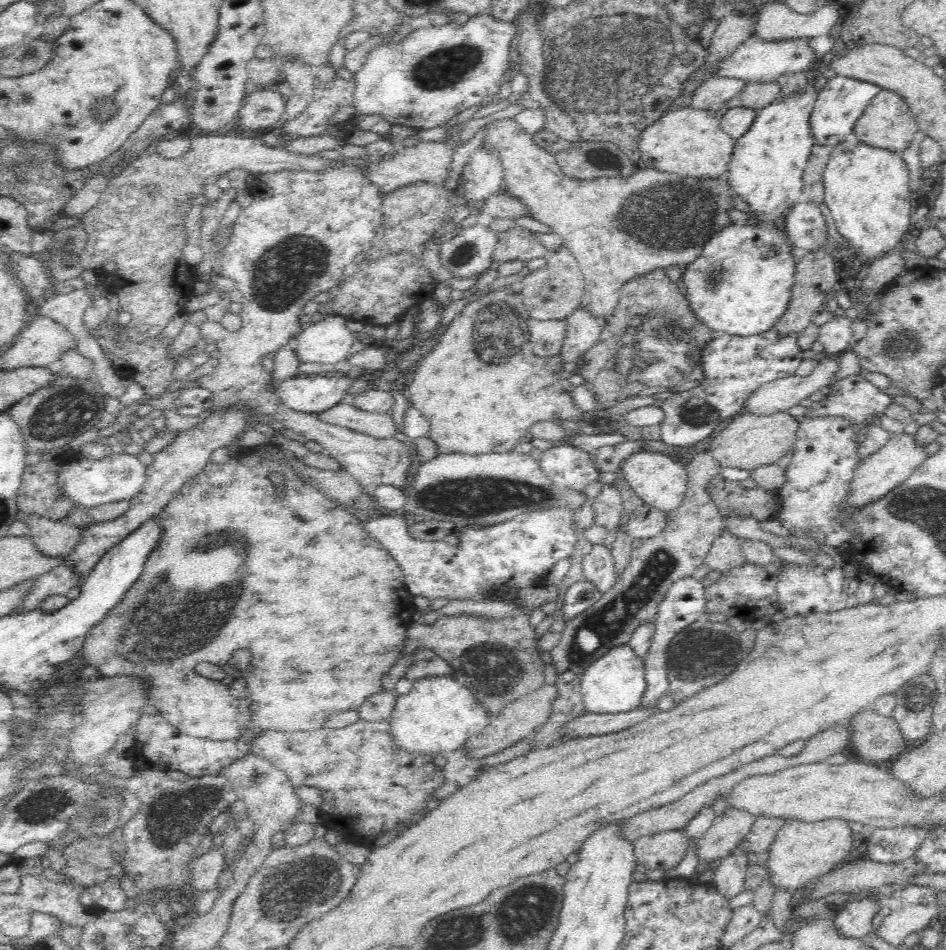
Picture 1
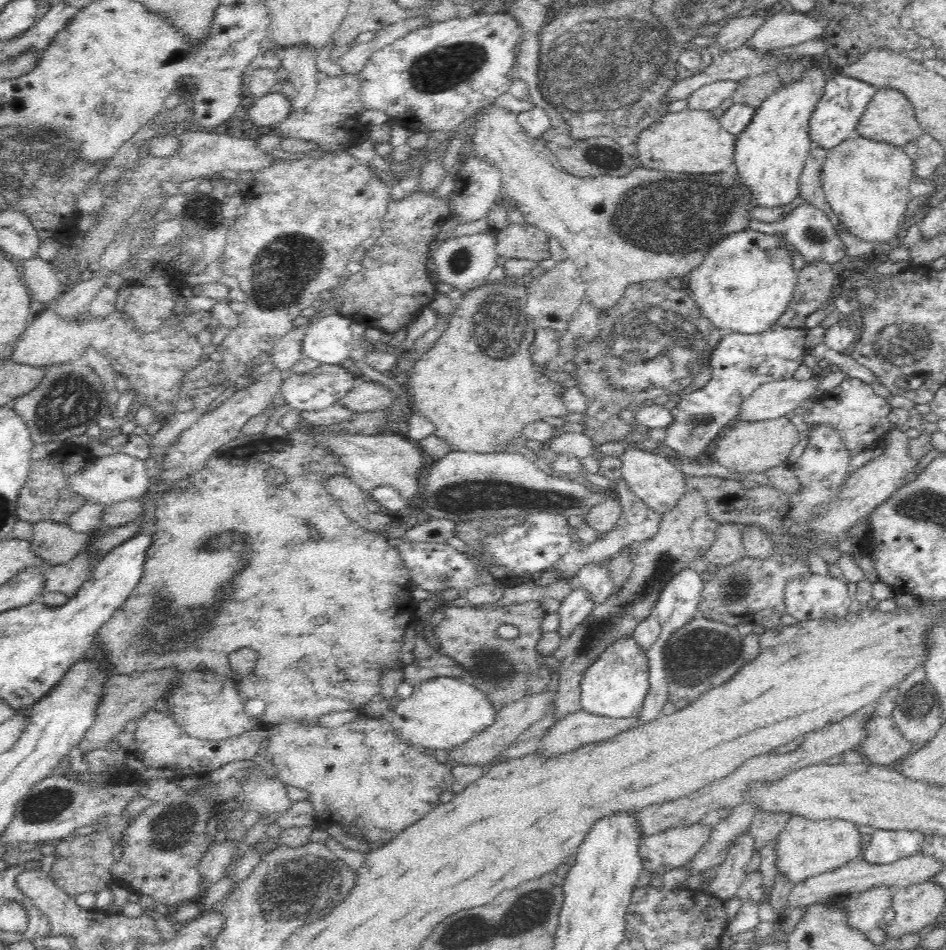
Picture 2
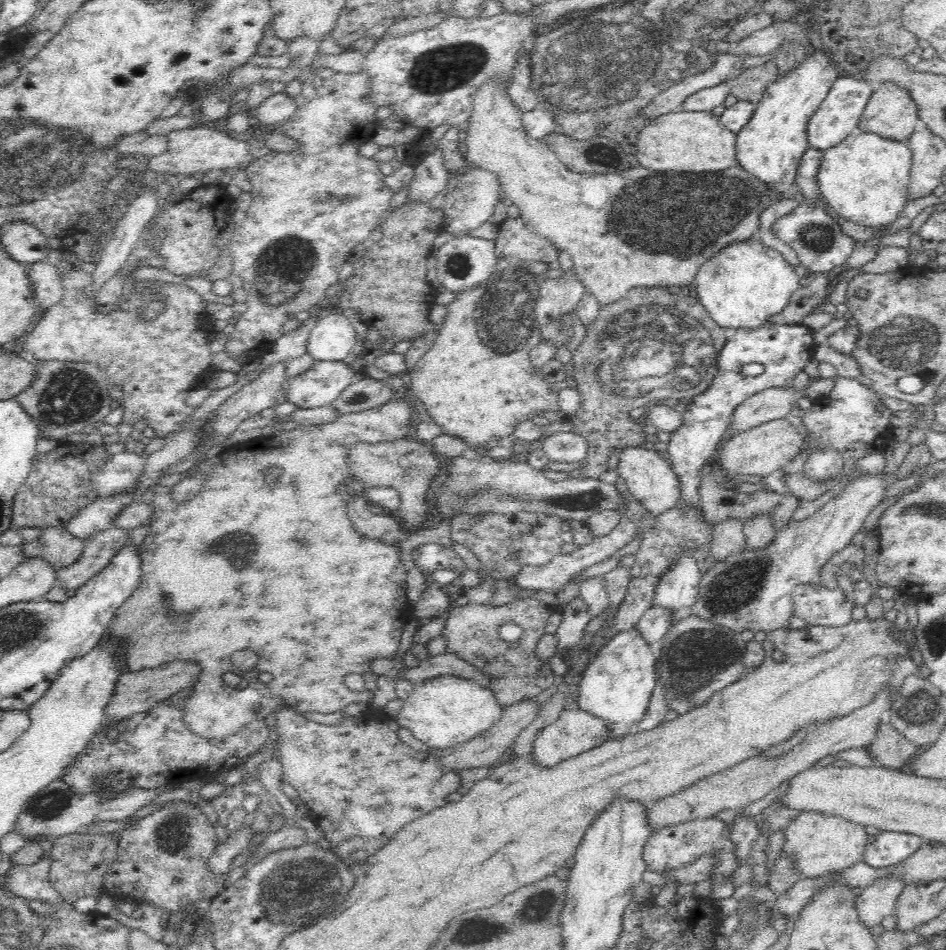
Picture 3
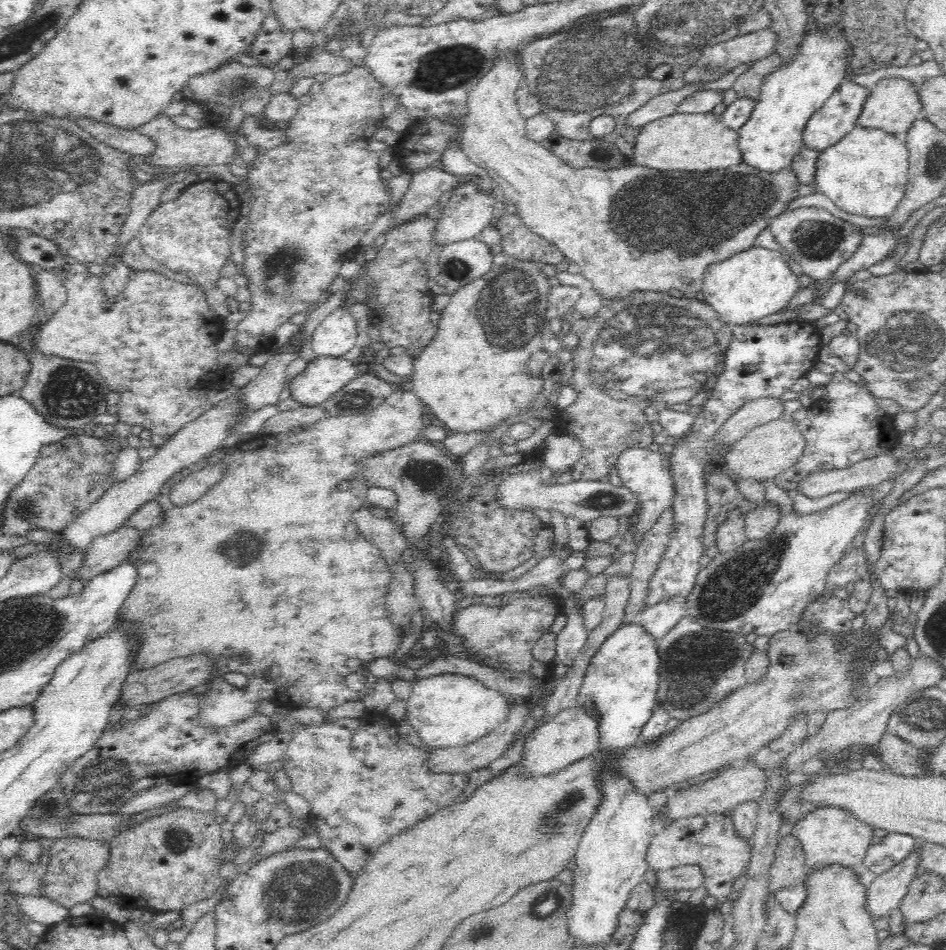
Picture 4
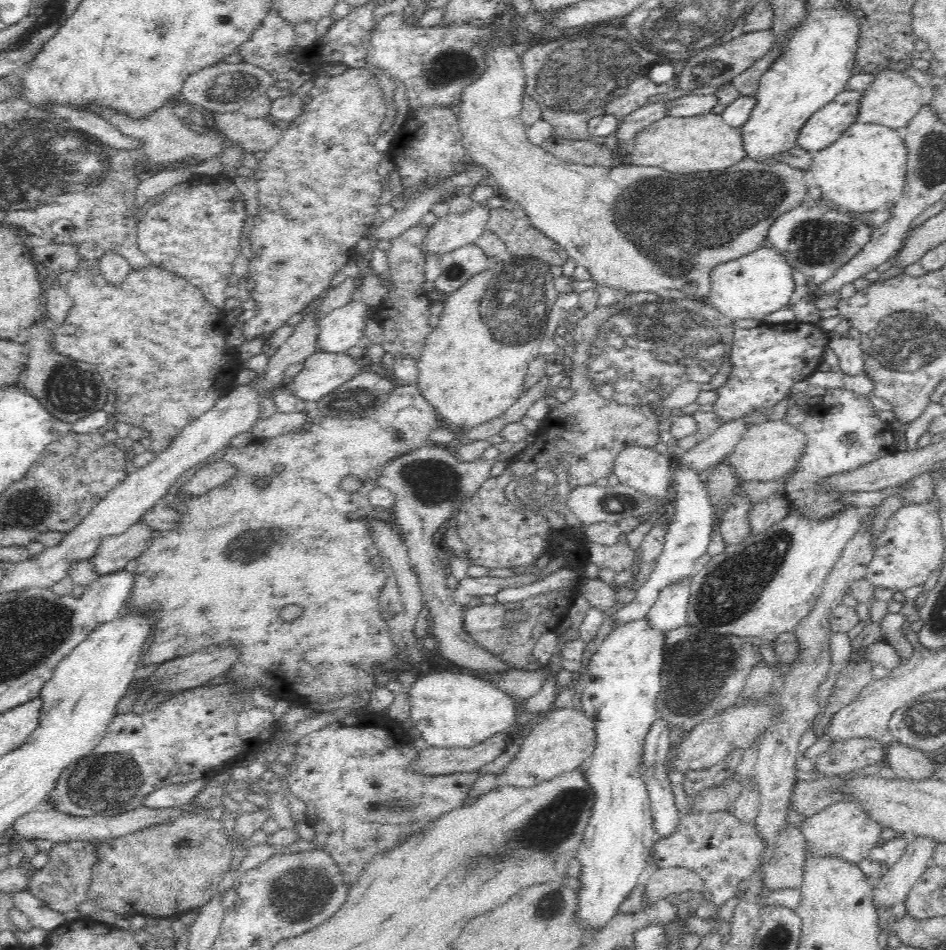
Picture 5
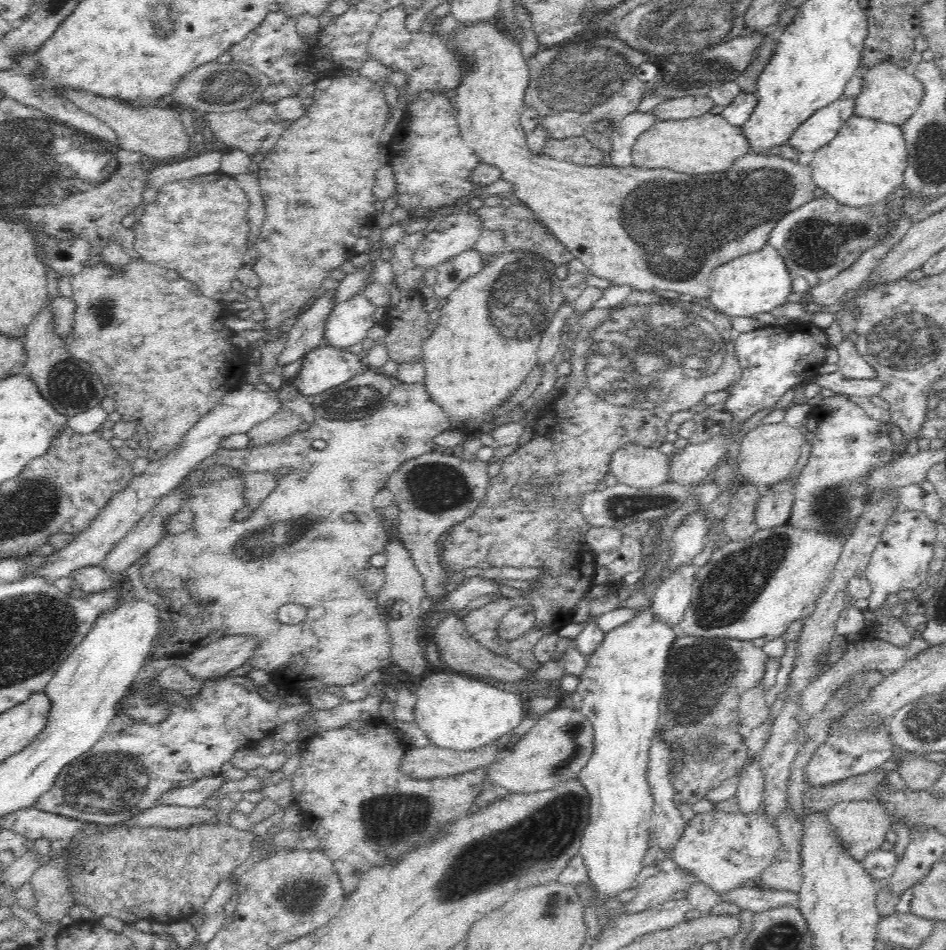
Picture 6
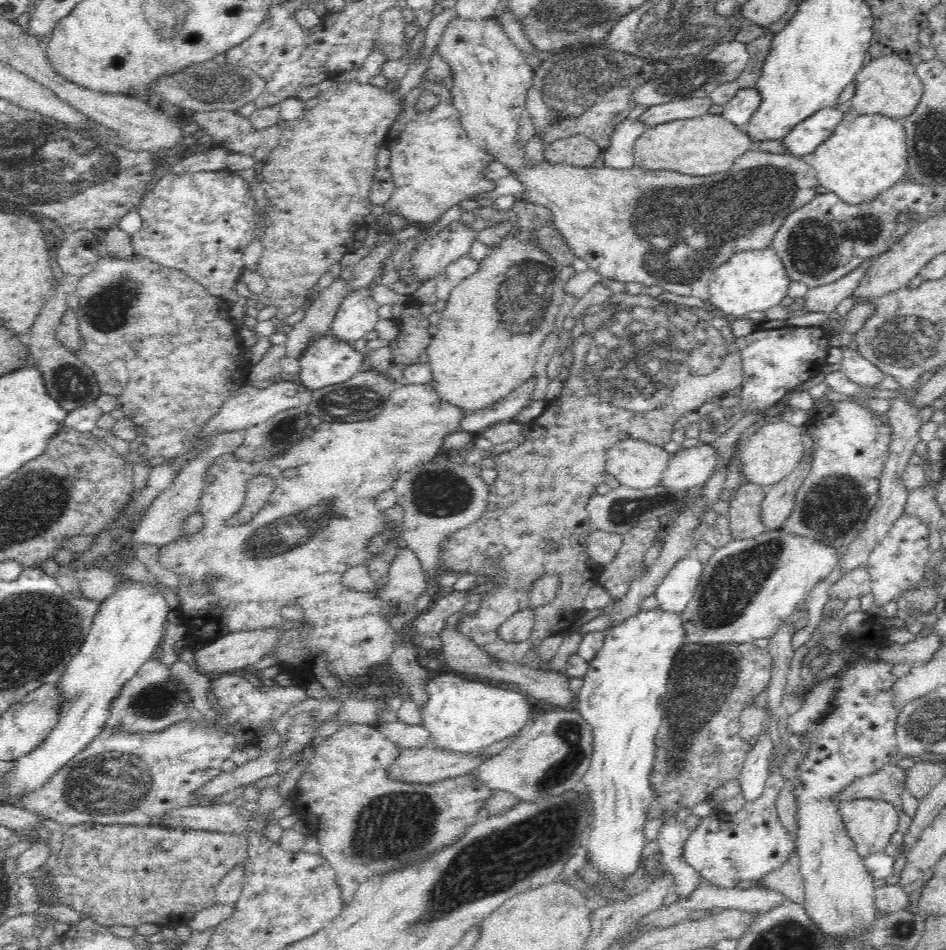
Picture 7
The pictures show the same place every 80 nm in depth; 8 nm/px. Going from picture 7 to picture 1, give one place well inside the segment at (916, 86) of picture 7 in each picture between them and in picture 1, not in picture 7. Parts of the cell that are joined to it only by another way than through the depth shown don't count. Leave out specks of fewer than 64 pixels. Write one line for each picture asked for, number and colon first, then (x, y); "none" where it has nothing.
1: (887, 122)
2: (889, 117)
3: (891, 112)
4: (893, 105)
5: (893, 99)
6: (891, 94)

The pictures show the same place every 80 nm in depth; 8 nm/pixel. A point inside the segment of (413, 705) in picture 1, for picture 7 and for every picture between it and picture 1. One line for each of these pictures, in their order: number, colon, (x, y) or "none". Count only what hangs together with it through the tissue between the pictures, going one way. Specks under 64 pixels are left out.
2: (441, 713)
3: (441, 712)
4: (447, 710)
5: (450, 709)
6: (459, 712)
7: (462, 715)

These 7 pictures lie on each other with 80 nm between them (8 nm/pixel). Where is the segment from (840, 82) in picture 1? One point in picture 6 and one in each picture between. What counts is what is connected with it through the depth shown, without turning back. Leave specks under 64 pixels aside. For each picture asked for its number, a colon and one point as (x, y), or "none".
2: (845, 98)
3: (838, 116)
4: (839, 114)
5: (825, 126)
6: (820, 128)

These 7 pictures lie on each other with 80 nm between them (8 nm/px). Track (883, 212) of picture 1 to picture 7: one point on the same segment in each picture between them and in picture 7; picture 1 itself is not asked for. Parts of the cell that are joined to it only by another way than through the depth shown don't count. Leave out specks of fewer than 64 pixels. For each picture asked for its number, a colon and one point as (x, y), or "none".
2: (866, 182)
3: (865, 178)
4: (866, 173)
5: (864, 170)
6: (865, 162)
7: (867, 153)

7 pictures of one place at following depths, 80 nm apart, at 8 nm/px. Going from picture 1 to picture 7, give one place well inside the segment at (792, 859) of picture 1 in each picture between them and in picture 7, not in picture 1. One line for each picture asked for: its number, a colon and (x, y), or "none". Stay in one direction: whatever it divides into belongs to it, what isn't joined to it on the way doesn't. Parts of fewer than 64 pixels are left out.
2: (806, 848)
3: (821, 843)
4: (829, 836)
5: (844, 830)
6: (861, 826)
7: (870, 824)

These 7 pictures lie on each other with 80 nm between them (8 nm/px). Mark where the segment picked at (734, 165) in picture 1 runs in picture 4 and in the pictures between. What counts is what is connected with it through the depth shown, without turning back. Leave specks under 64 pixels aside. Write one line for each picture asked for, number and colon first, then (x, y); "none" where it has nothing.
2: (743, 285)
3: (746, 283)
4: (757, 282)

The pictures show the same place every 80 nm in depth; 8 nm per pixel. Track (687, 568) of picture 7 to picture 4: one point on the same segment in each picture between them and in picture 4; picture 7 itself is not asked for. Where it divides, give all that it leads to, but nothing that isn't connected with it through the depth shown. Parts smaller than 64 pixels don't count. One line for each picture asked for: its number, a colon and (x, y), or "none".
4: (661, 618)
5: (670, 611)
6: (672, 598)

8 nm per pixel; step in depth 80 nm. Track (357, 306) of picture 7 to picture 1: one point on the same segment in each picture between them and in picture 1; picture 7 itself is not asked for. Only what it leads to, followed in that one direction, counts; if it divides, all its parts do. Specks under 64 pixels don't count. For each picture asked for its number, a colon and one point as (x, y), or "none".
1: (329, 342)
2: (329, 340)
3: (333, 339)
4: (336, 335)
5: (343, 328)
6: (350, 321)

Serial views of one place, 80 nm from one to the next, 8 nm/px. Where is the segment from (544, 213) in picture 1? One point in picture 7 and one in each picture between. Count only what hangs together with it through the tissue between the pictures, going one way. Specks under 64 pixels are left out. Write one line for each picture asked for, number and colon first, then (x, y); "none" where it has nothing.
2: (647, 225)
3: (637, 228)
4: (629, 229)
5: (642, 229)
6: (649, 228)
7: (631, 225)

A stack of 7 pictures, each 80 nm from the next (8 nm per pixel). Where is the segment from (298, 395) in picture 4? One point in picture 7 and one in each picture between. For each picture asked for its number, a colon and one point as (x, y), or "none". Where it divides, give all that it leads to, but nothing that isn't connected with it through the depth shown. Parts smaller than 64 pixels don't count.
5: (323, 372)
6: (326, 367)
7: (326, 362)

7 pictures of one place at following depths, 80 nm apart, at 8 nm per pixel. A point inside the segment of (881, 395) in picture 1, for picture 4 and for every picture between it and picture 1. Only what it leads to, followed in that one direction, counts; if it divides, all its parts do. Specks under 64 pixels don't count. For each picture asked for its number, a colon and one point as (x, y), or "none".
2: (853, 407)
3: (853, 420)
4: (847, 426)

